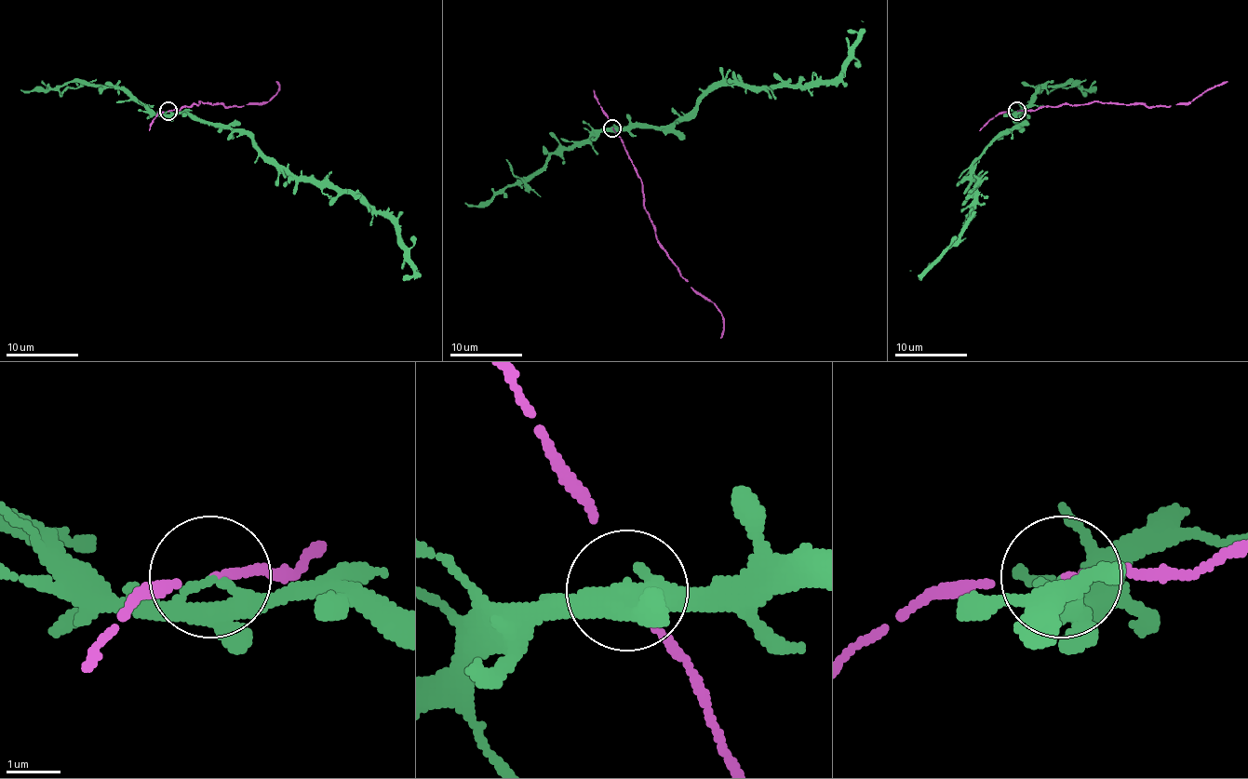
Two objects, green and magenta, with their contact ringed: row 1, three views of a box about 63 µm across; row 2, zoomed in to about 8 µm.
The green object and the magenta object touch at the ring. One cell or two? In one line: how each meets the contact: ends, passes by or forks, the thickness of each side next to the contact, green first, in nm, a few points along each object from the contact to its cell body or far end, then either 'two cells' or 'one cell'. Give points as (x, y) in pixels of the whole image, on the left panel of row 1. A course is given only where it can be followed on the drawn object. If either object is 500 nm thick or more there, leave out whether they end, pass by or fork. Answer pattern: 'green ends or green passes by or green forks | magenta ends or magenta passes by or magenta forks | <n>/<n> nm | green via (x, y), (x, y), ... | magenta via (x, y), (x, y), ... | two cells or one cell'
green passes by | magenta passes by | 150/90 nm | green via (167, 110), (239, 128), (264, 155), (299, 177), (356, 192), (383, 215), (395, 229), (416, 275), (418, 271) | magenta via (167, 110), (196, 105), (200, 101), (235, 106), (263, 105), (279, 88), (275, 81) | two cells

